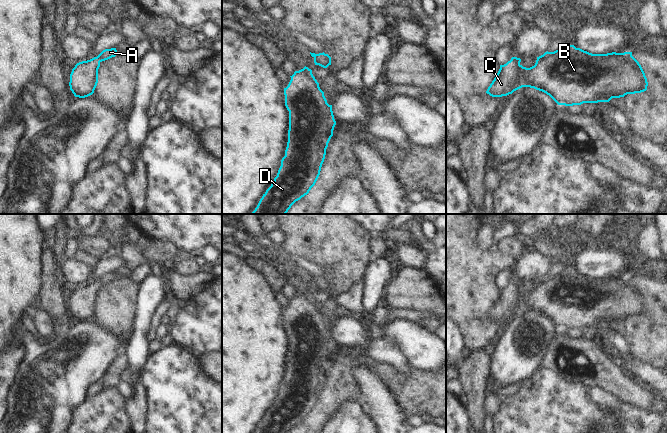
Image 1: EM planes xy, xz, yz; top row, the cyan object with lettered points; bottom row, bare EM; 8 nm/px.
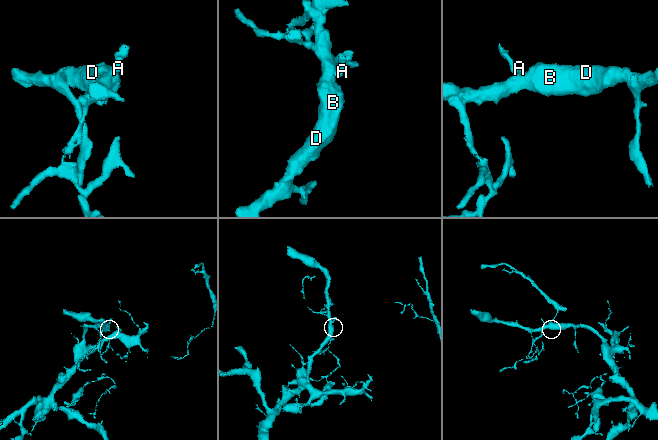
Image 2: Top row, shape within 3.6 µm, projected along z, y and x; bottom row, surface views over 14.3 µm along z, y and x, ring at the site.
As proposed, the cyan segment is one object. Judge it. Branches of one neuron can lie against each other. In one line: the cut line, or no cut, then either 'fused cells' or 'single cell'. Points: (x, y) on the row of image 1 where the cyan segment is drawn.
cut none; single cell

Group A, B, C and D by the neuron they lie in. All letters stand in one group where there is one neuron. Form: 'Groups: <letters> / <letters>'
Groups: A B C D

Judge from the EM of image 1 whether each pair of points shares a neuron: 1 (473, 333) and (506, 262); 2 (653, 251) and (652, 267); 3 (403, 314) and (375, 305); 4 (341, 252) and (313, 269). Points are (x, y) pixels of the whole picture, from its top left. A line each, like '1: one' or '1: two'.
1: one
2: two
3: two
4: two

